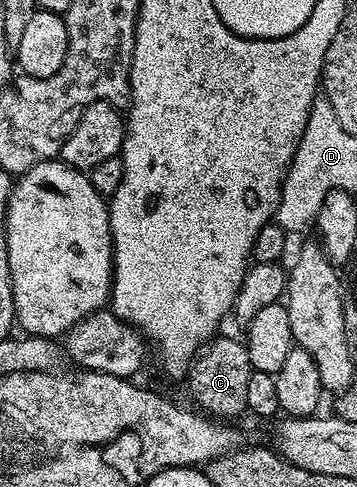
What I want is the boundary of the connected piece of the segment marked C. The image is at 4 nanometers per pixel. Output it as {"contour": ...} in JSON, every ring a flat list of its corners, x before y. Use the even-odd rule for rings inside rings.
{"contour":[[214,336,194,357,189,366,187,382,189,381,189,393,197,400,200,410,215,419,233,419,229,417,237,417,247,410,247,383,251,380,254,367,249,362,244,340,237,338,236,341,233,337,221,336]]}

